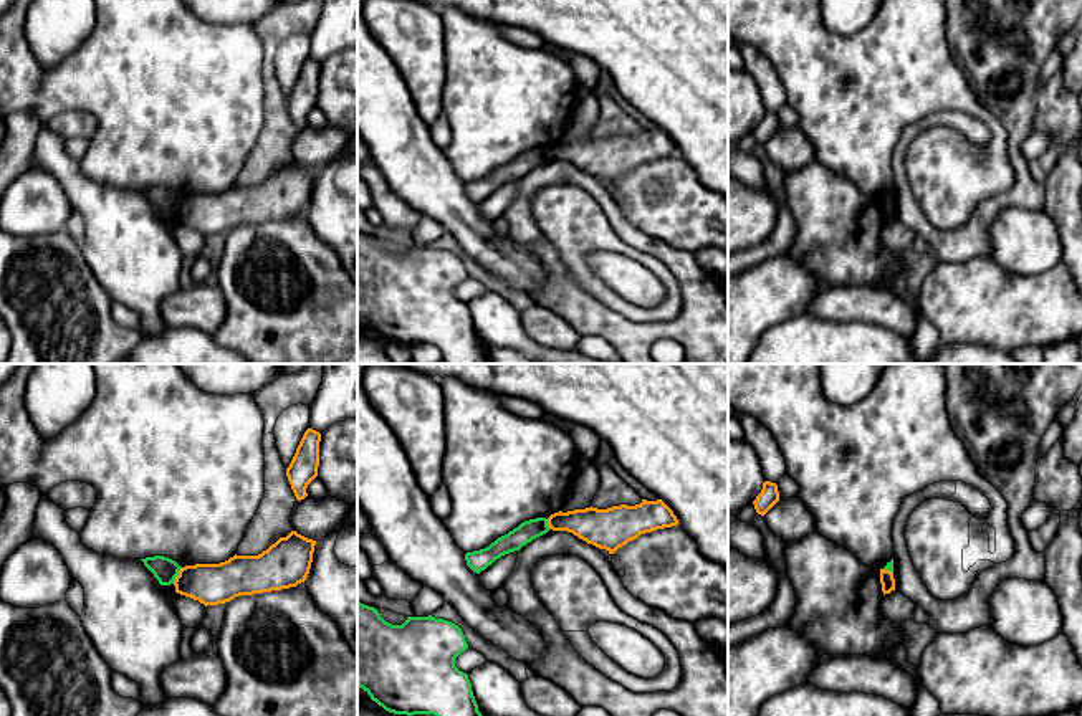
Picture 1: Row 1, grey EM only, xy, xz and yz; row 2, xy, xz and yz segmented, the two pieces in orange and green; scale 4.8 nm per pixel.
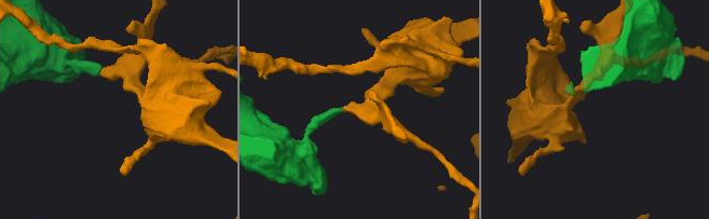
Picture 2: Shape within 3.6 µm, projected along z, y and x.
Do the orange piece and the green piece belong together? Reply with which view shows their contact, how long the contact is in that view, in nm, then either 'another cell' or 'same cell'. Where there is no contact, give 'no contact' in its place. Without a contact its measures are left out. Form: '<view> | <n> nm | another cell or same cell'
xy | 90 nm | another cell

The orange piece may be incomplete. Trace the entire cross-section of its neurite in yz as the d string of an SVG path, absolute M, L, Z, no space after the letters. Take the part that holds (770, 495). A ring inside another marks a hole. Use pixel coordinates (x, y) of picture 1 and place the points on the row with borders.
M771 481L763 483L761 493L753 501L758 514L764 516L779 501L778 484Z

